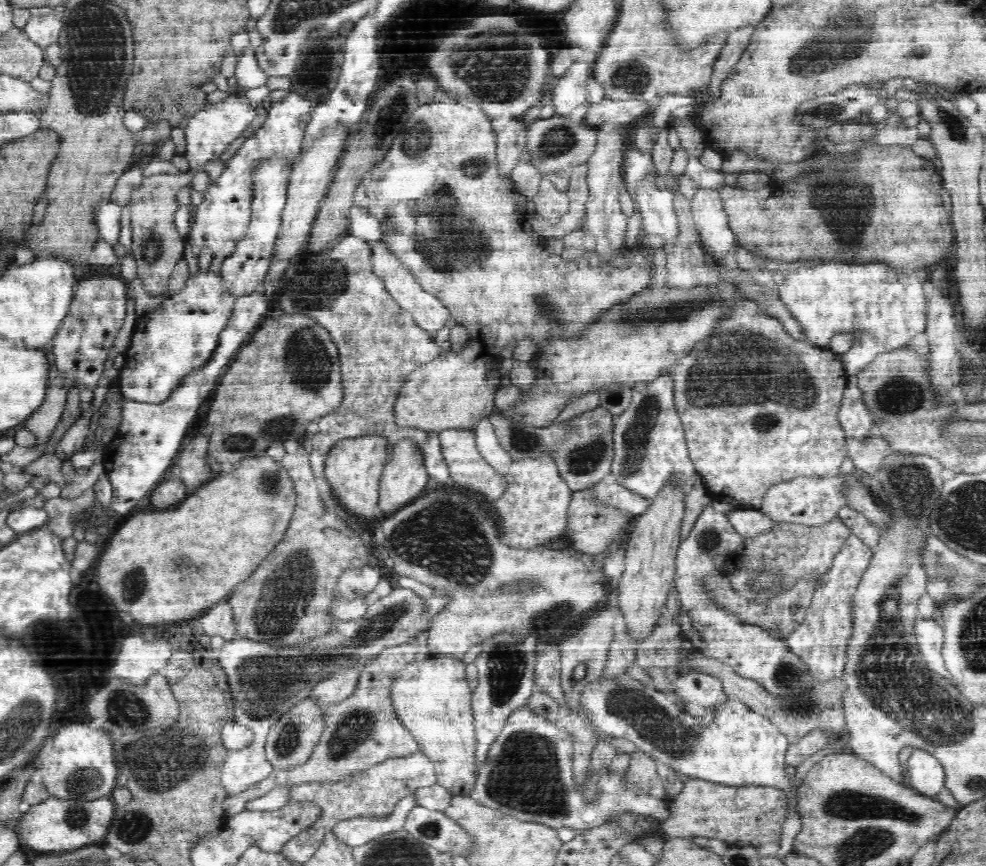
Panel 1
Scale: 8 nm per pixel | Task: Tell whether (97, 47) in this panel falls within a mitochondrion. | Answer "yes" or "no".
yes

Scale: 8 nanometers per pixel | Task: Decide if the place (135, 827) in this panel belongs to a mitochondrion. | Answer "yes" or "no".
yes

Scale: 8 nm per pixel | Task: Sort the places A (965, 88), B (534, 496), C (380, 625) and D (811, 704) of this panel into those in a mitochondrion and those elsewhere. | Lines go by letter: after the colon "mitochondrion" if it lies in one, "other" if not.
A: other
B: other
C: mitochondrion
D: mitochondrion

